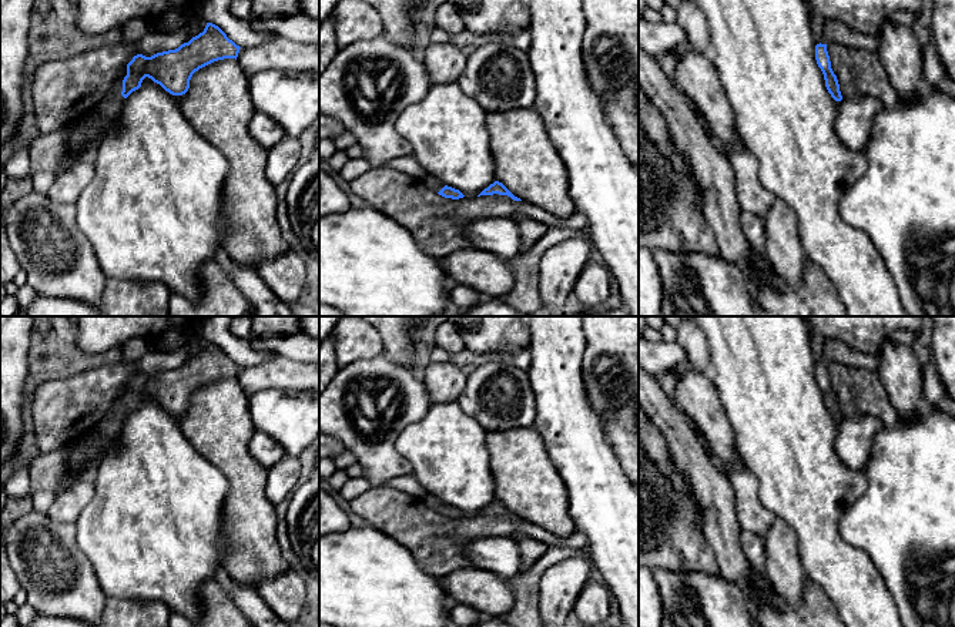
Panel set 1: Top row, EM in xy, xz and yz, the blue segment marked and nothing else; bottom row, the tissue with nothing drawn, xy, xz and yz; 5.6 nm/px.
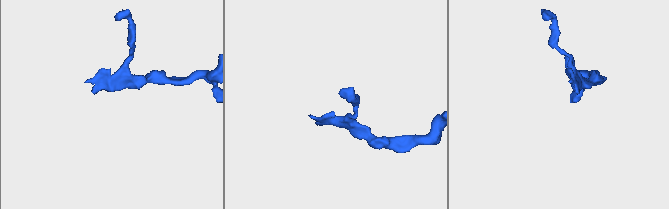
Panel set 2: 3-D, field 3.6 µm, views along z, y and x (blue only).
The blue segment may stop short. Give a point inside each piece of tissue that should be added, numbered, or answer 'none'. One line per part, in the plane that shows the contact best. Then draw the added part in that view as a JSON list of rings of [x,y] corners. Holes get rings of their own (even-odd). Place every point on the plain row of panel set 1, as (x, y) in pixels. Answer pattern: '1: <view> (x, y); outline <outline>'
1: xy (109, 428); outline [[[127,390],[117,399],[113,405],[110,413],[101,419],[93,430],[84,435],[78,442],[88,442],[94,437],[100,437],[104,440],[110,440],[118,436],[123,425],[124,416],[121,415],[123,410],[123,399],[127,395]]]

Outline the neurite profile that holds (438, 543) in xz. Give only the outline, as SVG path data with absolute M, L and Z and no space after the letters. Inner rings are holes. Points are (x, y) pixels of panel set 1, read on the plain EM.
M373 486L353 497L351 509L369 526L406 547L425 573L442 577L470 567L466 544L483 537L527 536L549 547L564 546L573 550L589 547L586 534L574 532L562 539L525 520L507 514L445 517L420 499L389 486Z

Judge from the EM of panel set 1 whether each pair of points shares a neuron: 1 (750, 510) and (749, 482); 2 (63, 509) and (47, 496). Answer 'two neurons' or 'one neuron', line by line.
1: one neuron
2: two neurons

